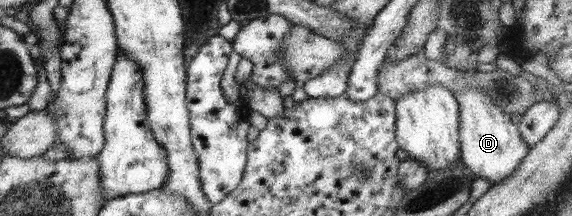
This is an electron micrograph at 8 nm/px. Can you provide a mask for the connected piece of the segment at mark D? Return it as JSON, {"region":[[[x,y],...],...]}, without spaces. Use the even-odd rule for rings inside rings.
{"region":[[[469,85],[457,91],[455,98],[459,103],[459,148],[460,159],[471,169],[476,177],[485,177],[492,184],[505,181],[521,165],[530,147],[523,141],[519,125],[511,120],[511,113],[496,107],[483,89]]]}

